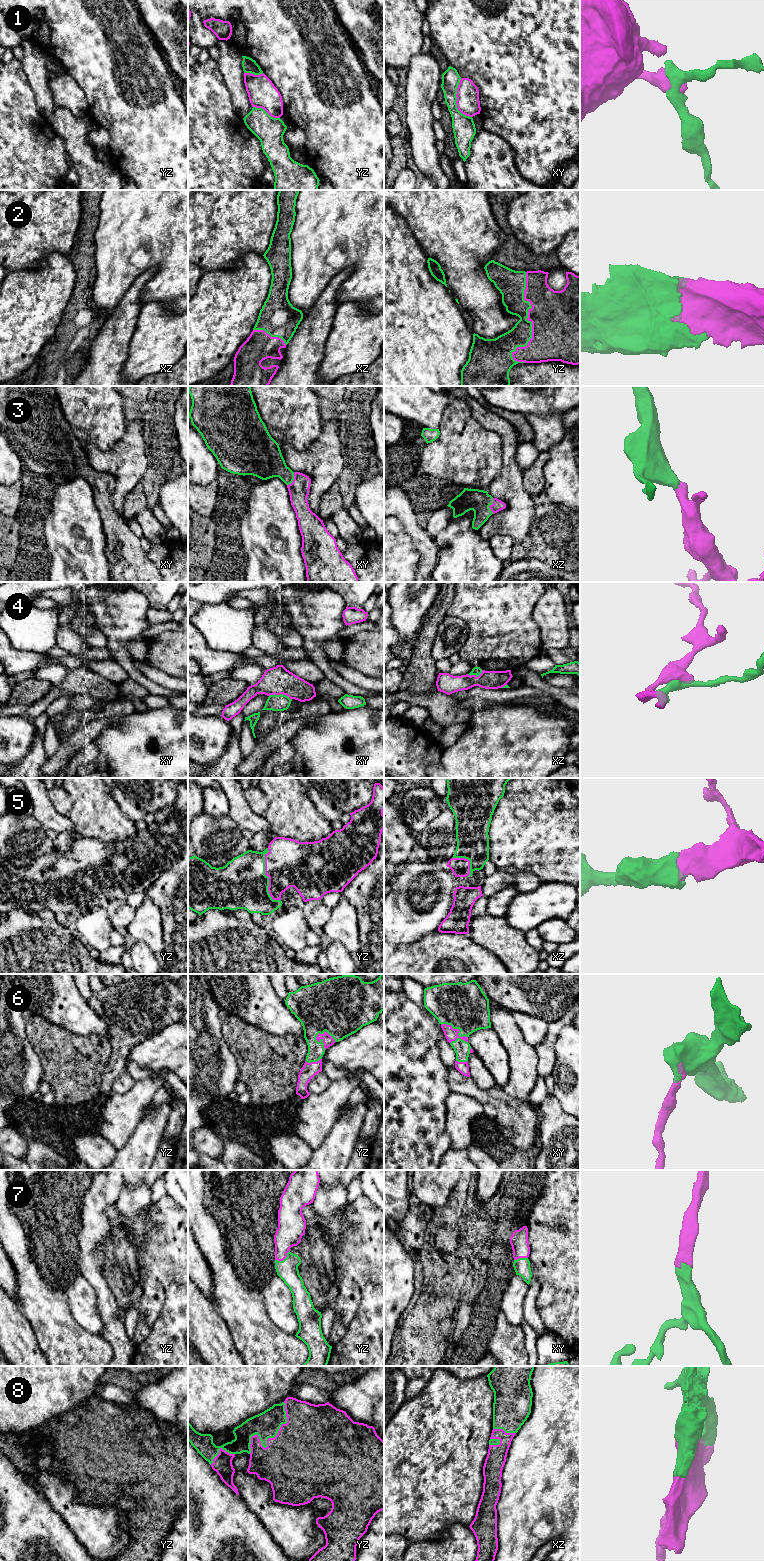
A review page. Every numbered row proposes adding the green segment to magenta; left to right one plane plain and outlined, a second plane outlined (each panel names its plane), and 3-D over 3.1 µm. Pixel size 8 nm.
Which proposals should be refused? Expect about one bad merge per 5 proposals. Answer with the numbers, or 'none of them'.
1, 4

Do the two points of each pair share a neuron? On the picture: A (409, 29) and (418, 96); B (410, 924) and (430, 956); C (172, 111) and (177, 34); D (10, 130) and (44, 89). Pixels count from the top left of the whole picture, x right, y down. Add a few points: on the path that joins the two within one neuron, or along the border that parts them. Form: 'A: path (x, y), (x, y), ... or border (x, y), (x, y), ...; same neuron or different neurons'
A: border (419, 51), (411, 58), (406, 68); different neurons
B: border (437, 929), (409, 944), (396, 945); different neurons
C: border (165, 60), (170, 72), (176, 79); different neurons
D: border (27, 77), (35, 97), (36, 106), (46, 118); different neurons

